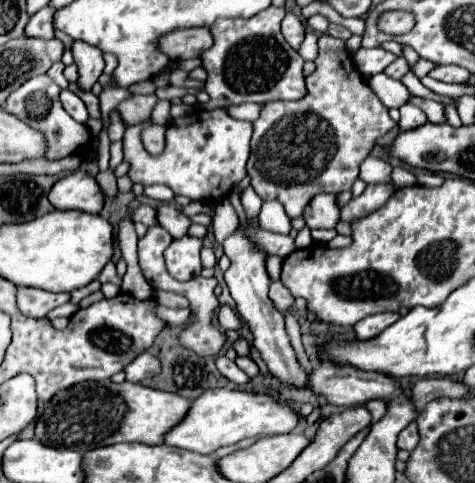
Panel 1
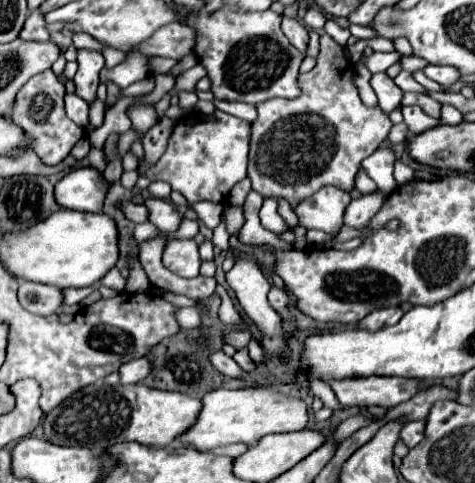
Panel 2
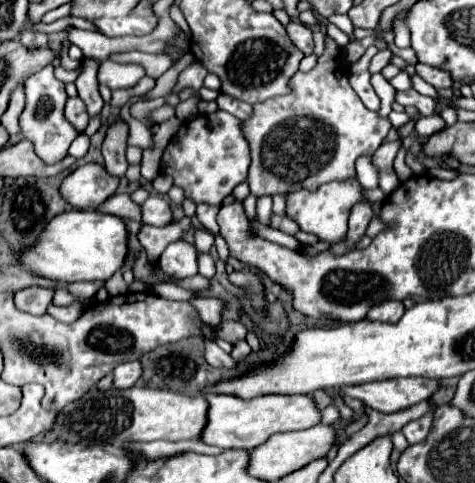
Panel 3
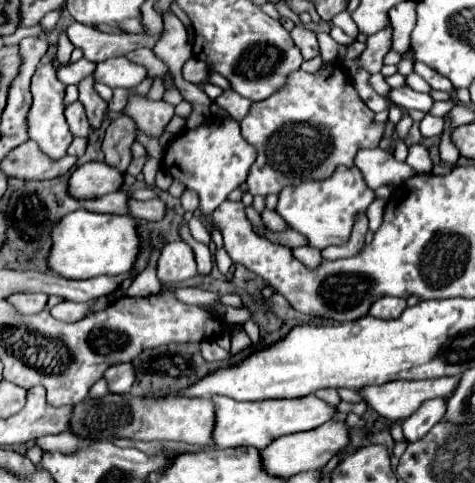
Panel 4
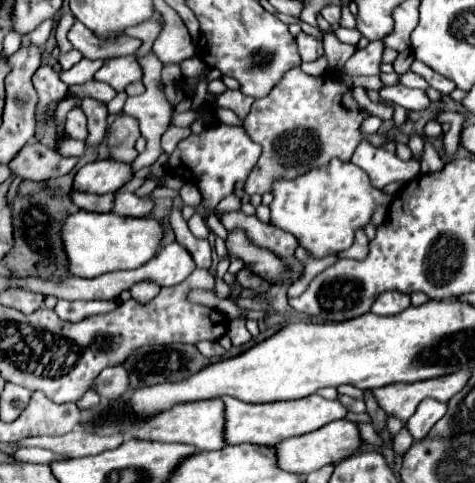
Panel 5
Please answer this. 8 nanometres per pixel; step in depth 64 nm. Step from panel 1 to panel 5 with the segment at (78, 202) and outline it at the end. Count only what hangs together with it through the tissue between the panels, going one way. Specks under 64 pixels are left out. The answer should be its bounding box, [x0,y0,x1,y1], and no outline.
[74,158,134,194]

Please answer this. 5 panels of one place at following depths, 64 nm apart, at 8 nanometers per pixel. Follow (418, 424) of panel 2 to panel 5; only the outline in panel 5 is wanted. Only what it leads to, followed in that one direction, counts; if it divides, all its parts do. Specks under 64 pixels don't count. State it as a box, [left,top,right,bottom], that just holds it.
[406,400,446,440]

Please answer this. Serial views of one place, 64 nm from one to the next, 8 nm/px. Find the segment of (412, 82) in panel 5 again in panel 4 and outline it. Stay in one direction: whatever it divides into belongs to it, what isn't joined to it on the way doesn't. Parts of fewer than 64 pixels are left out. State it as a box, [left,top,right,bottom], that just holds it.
[406,72,432,92]

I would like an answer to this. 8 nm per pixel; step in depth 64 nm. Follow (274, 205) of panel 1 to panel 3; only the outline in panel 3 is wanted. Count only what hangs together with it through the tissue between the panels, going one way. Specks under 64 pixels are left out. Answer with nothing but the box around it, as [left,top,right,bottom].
[256,196,272,224]

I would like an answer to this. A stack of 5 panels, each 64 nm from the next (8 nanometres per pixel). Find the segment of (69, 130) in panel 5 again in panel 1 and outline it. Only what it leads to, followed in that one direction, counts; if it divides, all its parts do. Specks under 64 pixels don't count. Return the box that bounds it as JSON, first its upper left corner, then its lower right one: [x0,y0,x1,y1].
[60,90,88,124]

